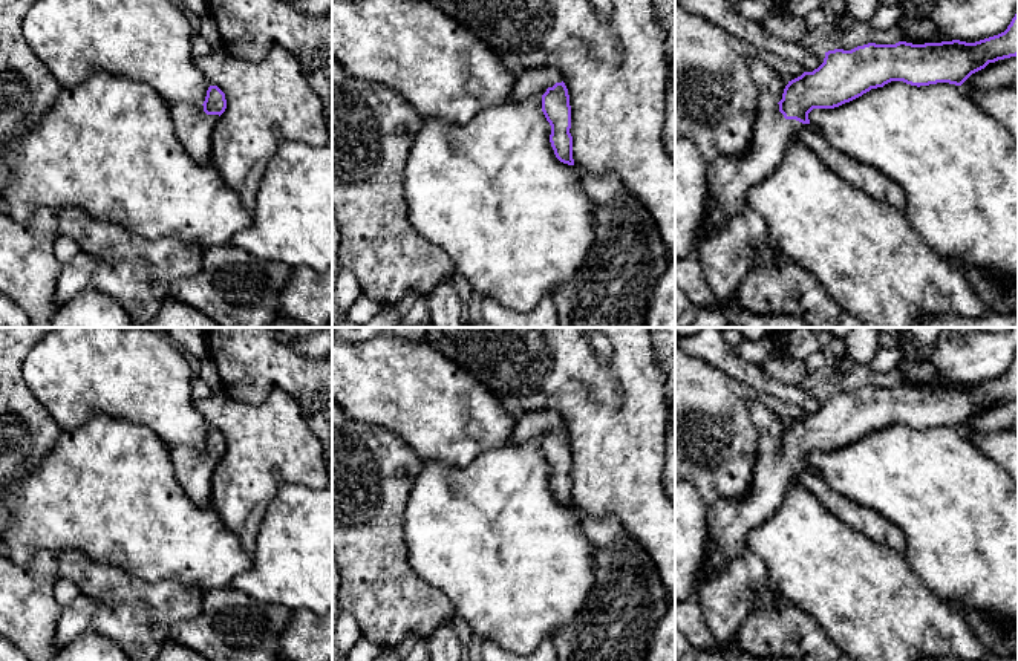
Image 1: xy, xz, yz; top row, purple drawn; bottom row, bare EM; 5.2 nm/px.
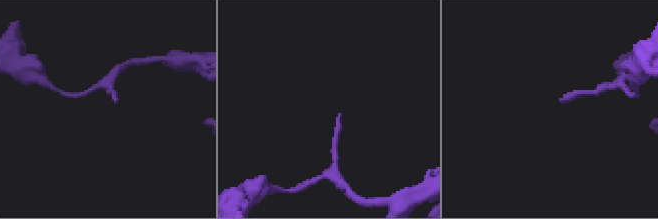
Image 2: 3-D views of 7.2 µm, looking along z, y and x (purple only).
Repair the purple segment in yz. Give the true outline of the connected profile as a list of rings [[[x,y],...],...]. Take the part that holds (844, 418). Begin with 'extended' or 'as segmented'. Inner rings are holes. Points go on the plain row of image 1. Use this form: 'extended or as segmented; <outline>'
extended; [[[1018,353],[1004,375],[975,386],[952,383],[912,387],[899,384],[896,387],[868,386],[851,393],[834,392],[825,395],[824,405],[817,412],[804,415],[788,424],[779,445],[768,435],[759,433],[749,493],[742,499],[719,499],[707,506],[707,560],[698,578],[698,592],[707,580],[721,575],[733,560],[749,551],[747,534],[776,513],[784,497],[794,487],[796,477],[804,470],[811,468],[808,456],[813,451],[839,450],[891,424],[903,424],[917,430],[937,425],[961,428],[972,416],[984,412],[989,405],[1016,398]]]

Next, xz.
extended; [[[553,409],[527,412],[516,419],[511,438],[517,444],[533,438],[542,439],[542,454],[551,468],[550,485],[554,497],[560,505],[574,508],[569,438],[560,413]]]

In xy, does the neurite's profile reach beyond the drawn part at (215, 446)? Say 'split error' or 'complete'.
split error

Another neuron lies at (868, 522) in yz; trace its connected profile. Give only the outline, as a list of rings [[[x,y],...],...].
[[[814,468],[801,471],[794,487],[807,488],[831,514],[873,542],[905,554],[906,539],[891,520],[874,510],[851,502],[830,487]]]

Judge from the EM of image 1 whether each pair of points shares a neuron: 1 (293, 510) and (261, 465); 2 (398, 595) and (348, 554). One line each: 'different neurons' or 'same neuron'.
1: different neurons
2: same neuron

